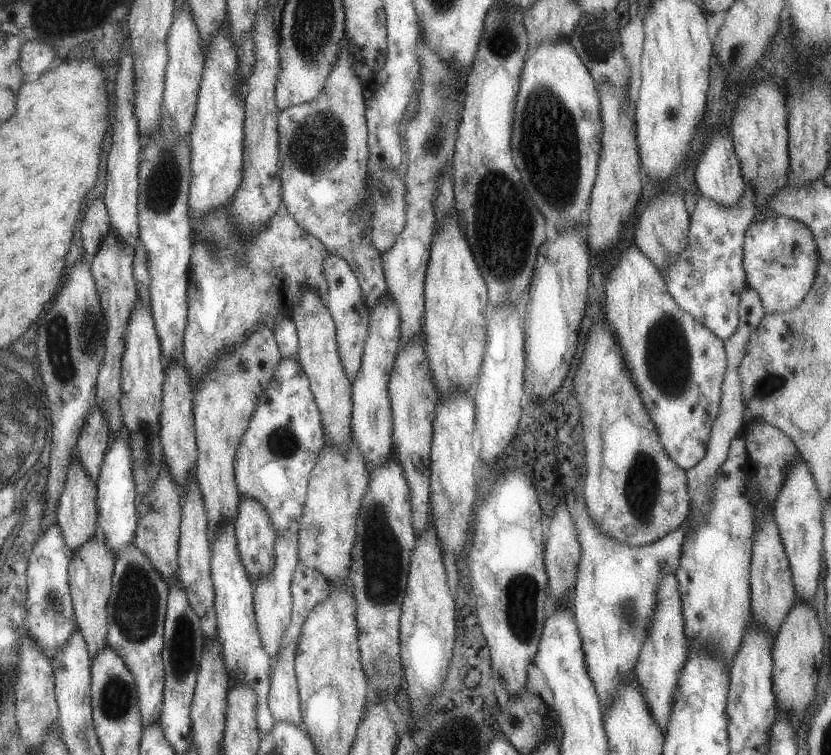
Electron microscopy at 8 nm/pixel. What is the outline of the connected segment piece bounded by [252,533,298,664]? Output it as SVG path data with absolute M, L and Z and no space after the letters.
M293 533L277 535L274 540L274 553L272 554L274 556L273 568L267 575L258 577L252 587L257 632L263 650L271 659L271 664L273 664L273 659L276 658L281 635L290 621L292 607L290 584L295 565L298 563L298 538L296 536L297 534Z

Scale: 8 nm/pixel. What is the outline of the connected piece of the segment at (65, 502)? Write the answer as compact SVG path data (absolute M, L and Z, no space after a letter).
M73 451L72 458L68 463L66 477L63 483L63 490L56 502L56 523L60 528L65 546L72 552L78 549L84 542L98 534L96 526L97 507L96 501L96 483L94 483L82 465L76 458L76 452Z

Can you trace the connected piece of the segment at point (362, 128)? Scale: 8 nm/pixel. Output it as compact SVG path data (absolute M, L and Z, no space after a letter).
M344 36L340 40L340 49L337 53L337 60L334 64L334 67L331 69L329 76L327 76L323 90L317 95L315 100L311 102L306 102L300 105L293 105L283 109L278 114L277 119L277 140L278 140L278 155L279 155L279 180L281 183L281 198L282 206L281 209L284 212L287 212L289 216L295 222L310 233L311 236L314 236L323 246L326 248L327 253L341 257L351 269L351 272L354 272L355 278L357 279L362 299L365 301L365 304L369 310L371 310L382 298L383 294L386 292L386 284L384 279L384 274L382 271L382 266L380 263L380 252L372 245L372 240L370 237L370 228L368 227L370 218L363 212L359 211L360 207L364 204L363 200L368 195L366 178L367 176L367 160L368 160L368 146L366 143L366 118L364 115L365 105L364 98L362 94L364 92L363 84L359 80L359 77L354 73L354 68L352 64L354 63L352 54L350 53L350 43L346 40Z

